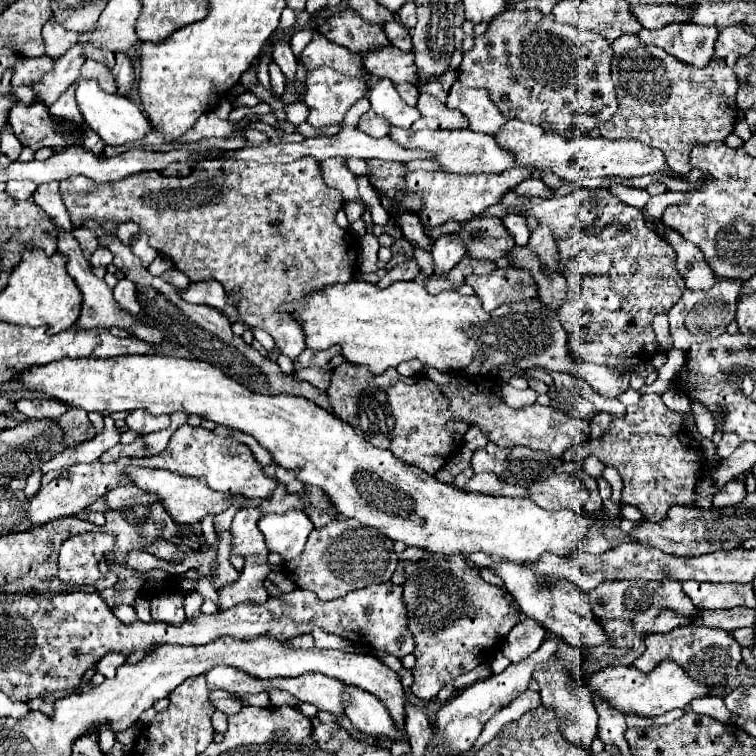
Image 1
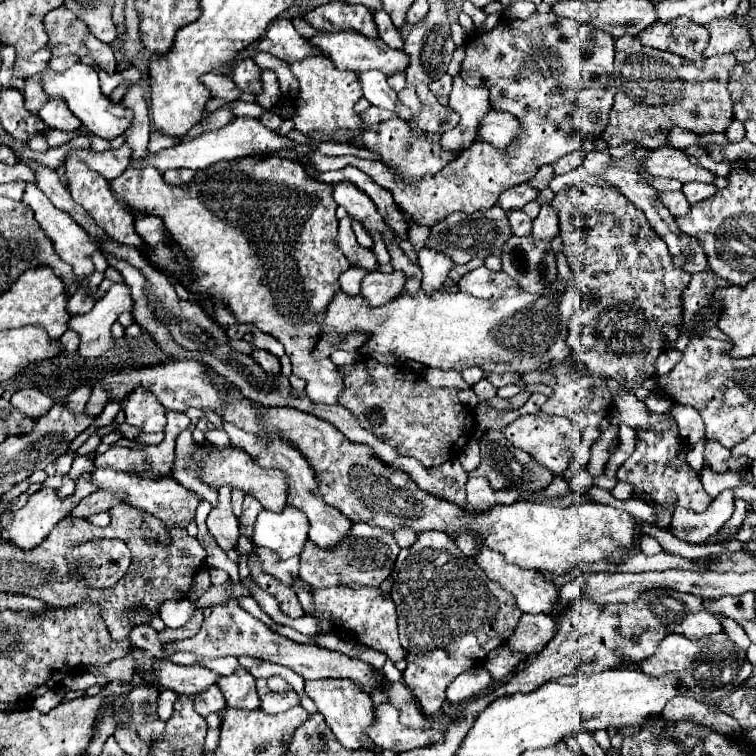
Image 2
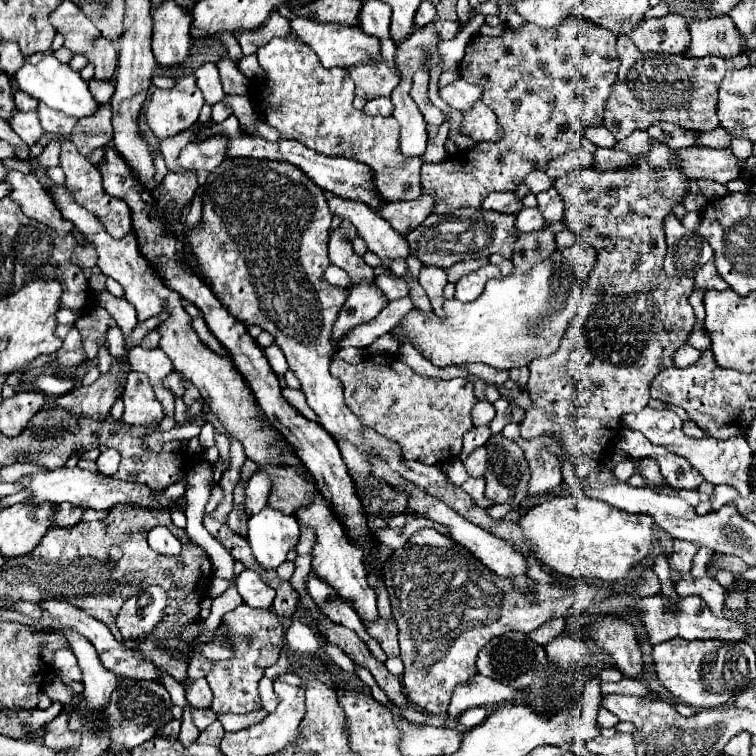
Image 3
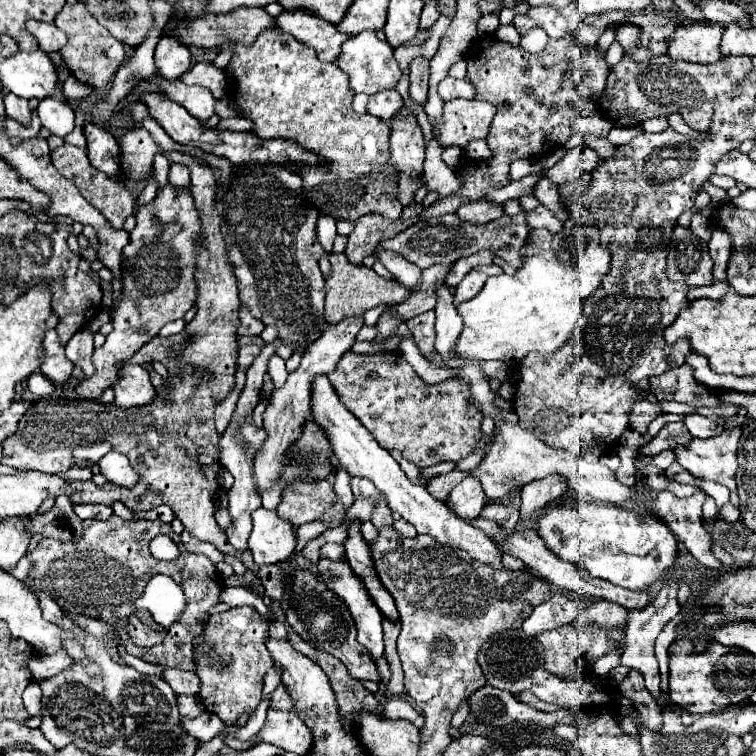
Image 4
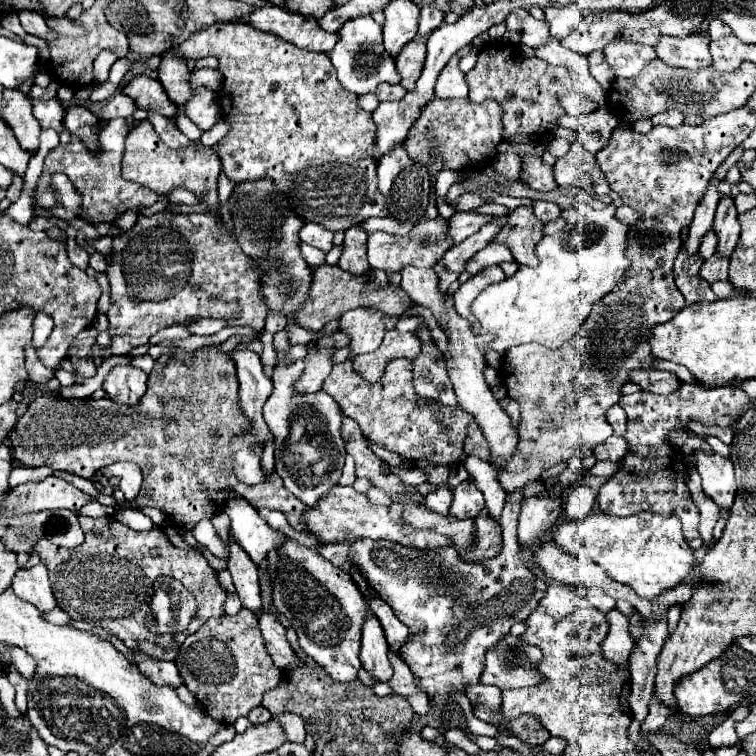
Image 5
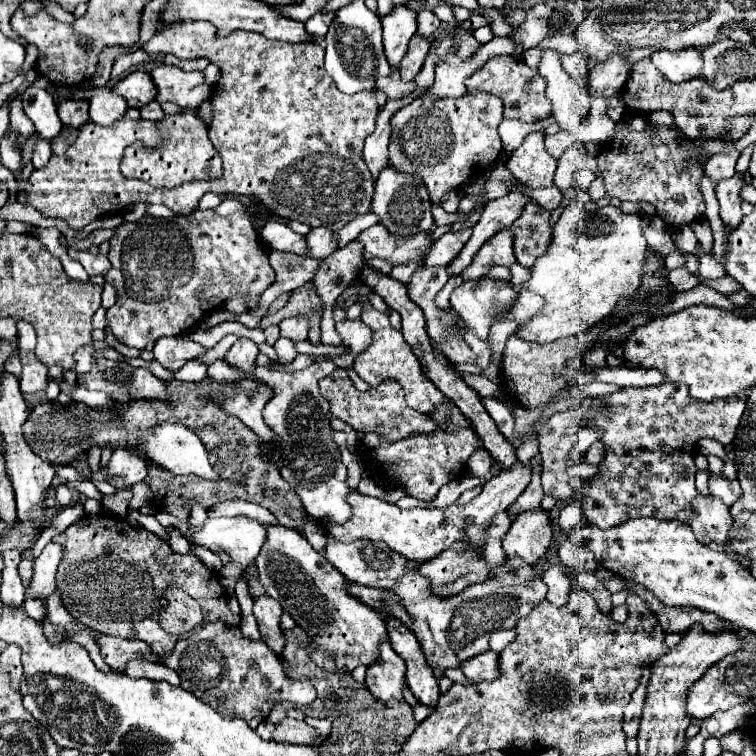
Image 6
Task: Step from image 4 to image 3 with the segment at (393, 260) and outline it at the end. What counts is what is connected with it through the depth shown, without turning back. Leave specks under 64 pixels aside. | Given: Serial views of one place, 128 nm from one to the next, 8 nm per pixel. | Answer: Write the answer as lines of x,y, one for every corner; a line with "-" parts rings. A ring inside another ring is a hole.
330,198
328,208
334,216
348,220
354,224
358,234
364,238
370,252
374,252
382,262
390,262
396,258
408,258
408,244
404,244
404,236
396,234
386,220
380,220
372,208
366,204
344,200
344,198

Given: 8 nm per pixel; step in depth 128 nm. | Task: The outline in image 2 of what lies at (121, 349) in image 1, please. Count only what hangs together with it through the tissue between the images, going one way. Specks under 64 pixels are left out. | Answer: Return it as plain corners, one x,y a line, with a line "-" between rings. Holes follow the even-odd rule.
114,282
102,300
96,302
92,312
82,316
72,316
68,328
80,336
78,354
84,358
98,358
108,348
112,348
110,328
118,314
132,310
132,298
128,286

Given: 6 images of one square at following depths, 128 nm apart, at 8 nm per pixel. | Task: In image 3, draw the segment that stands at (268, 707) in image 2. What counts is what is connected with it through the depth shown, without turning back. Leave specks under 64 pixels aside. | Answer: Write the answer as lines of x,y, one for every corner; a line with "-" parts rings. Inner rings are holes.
258,710
258,712
244,714
244,716
234,716
234,714
230,714
230,716
220,716
218,720
222,722
222,726
224,726
226,732
232,732
232,730
240,730
240,728
252,726
252,724
260,722
264,716
266,716
266,712
264,712
264,710

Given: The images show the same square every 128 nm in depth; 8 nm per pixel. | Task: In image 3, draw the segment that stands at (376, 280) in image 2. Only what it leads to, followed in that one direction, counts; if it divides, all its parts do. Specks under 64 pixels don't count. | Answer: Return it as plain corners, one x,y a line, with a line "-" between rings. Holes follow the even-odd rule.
362,284
354,292
350,292
348,300
344,302
334,326
332,326
332,352
338,352
340,338
346,336
354,326
370,322
378,316
378,312
388,304
386,296
378,290
378,286

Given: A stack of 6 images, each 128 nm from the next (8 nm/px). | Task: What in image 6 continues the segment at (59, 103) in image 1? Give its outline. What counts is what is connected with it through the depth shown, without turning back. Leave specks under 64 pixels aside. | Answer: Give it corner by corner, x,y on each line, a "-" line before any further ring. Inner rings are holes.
30,86
22,94
22,106
24,106
24,114
34,122
36,132
42,138
52,140
52,138
56,138
60,134
62,120
56,114
54,98
46,90

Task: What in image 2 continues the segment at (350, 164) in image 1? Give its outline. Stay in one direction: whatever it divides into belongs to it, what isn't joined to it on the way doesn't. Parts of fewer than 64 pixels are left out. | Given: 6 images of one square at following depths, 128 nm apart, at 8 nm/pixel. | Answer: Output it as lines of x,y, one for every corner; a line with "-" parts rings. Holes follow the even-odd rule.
536,12
528,20
500,20
490,32
470,34
464,48
466,58
460,76
470,86
488,88
494,110
510,112
520,120
520,136
516,136
506,152
492,144
476,142
440,172
424,176
418,186
400,184
382,162
354,156
330,158
312,152
316,168
332,170
352,164
390,190
394,202
408,212
416,224
432,226
452,212
470,214
494,206
500,192
532,180
540,166
554,164
558,158
580,150
588,138
598,138
604,132
616,94
614,38
608,36
608,32
552,12

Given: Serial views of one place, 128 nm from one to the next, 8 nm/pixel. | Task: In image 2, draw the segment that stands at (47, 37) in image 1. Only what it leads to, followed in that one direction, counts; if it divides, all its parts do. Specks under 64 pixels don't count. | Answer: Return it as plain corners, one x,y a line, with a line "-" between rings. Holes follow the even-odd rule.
56,8
46,14
44,28
50,36
50,48
52,54
78,54
78,56
90,56
104,72
114,74
116,72
116,54
110,48
110,44
100,42
90,28
70,10
70,8

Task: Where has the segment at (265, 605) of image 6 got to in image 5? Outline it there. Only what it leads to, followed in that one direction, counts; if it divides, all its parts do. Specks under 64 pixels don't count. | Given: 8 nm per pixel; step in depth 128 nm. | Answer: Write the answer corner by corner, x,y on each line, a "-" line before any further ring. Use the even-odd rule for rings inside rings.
264,610
262,614
258,614
258,622
260,622
264,642
266,642
266,650
270,652
278,668
286,670
286,668
296,666
298,658
286,640
286,628
278,622
278,614
272,610

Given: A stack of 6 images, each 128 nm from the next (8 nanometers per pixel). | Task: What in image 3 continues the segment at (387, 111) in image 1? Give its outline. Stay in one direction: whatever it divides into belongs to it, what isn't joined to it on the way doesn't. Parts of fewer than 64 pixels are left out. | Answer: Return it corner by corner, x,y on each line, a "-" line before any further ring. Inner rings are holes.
378,58
376,62
356,64
348,70
348,74
356,84
356,96
362,96
366,100
372,100
378,96
390,96
390,92
400,82
398,72
390,68
388,60
384,58

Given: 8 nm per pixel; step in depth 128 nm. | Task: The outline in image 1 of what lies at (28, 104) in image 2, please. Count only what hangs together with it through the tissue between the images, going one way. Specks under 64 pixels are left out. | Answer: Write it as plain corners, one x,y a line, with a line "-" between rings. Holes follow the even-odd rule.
80,46
70,48
64,56
54,60
54,68
42,76
36,84
32,84
32,90
36,94
36,100
44,106
54,104
60,94
80,76
80,66
84,64
84,54
80,52

